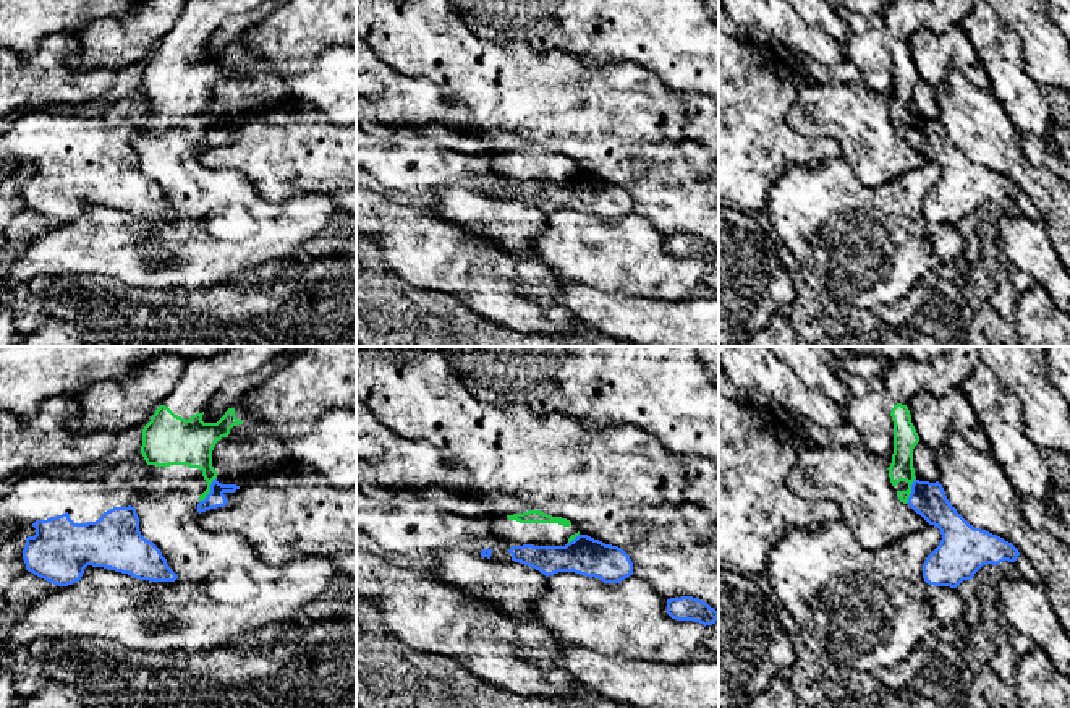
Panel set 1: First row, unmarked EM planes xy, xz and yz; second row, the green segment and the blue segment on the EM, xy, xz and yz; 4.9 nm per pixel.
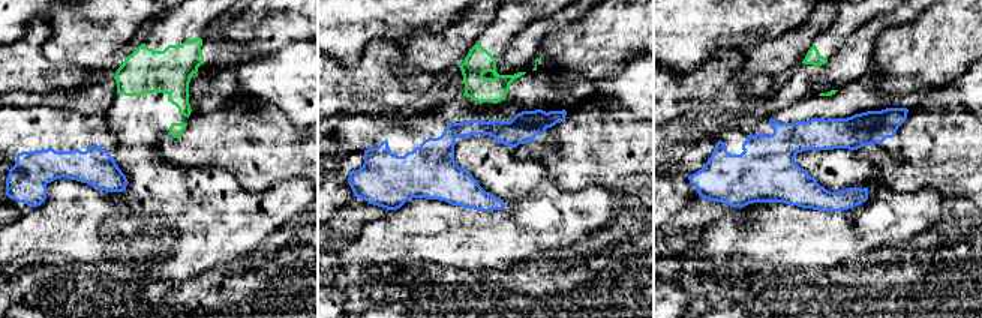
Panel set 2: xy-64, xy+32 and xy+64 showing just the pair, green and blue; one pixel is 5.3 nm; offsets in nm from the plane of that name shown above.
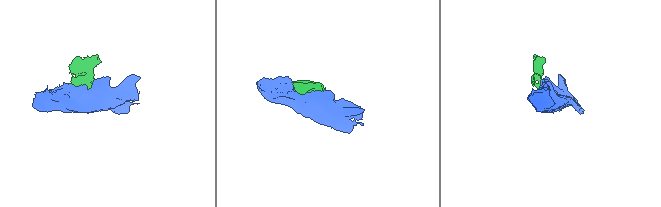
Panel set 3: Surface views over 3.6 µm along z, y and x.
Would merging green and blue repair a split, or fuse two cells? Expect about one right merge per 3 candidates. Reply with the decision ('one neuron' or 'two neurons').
two neurons

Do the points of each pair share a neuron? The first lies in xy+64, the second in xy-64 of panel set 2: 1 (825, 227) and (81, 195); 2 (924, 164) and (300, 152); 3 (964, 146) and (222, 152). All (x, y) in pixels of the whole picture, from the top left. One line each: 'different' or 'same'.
1: same
2: same
3: same

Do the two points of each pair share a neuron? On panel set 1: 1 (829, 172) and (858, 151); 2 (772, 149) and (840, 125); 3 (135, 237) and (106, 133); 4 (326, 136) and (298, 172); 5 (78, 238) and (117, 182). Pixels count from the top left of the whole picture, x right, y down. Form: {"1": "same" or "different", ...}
{"1": "different", "2": "different", "3": "different", "4": "same", "5": "different"}

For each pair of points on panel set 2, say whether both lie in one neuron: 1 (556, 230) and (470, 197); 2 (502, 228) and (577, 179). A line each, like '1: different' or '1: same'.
1: different
2: different

